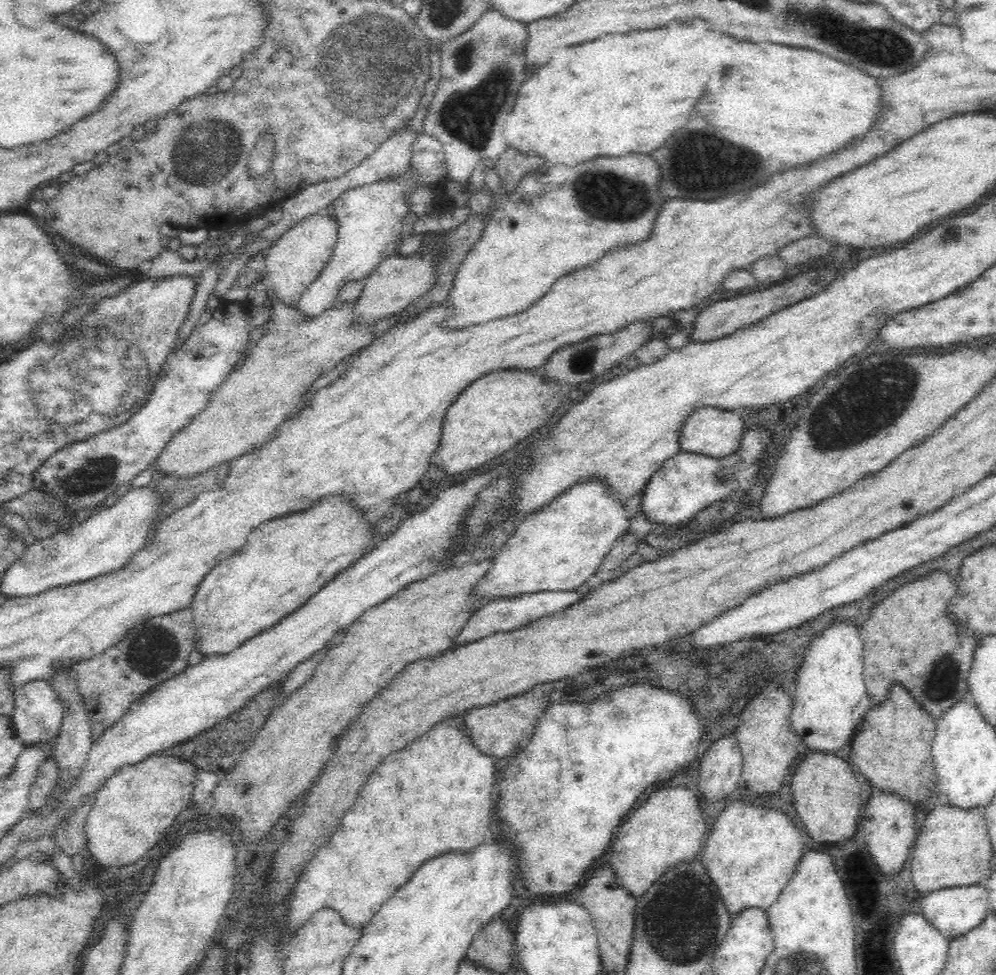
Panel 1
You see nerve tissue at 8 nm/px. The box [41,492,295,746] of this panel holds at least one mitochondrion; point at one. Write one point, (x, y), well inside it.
(153, 650)

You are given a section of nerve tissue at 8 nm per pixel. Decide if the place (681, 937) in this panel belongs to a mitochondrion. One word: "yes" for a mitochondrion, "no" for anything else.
yes

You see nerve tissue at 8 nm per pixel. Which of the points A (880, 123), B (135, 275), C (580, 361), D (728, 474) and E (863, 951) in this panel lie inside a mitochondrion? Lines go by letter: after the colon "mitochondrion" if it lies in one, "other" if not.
A: other
B: other
C: mitochondrion
D: mitochondrion
E: other

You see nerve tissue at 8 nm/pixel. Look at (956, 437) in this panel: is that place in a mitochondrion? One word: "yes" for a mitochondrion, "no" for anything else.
no

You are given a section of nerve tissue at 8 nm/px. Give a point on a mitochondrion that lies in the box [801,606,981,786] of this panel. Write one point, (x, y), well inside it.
(942, 681)

